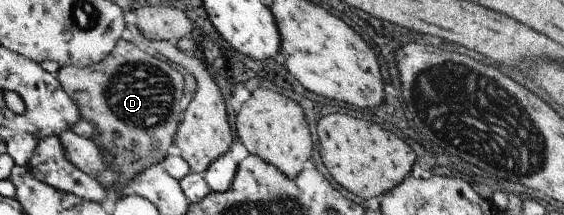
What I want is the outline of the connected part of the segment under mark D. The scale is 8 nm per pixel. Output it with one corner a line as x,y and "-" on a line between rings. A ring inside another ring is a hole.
118,38
112,51
98,63
86,67
62,66
56,71
56,81
62,87
62,91
72,99
76,105
80,120
87,121
93,127
91,140
97,143
95,137
100,135
100,141
108,145
108,135
113,135
121,147
121,154
118,158
117,168
110,166
116,173
120,173
120,179
116,183
114,194
120,197
116,191
118,187
124,187
126,183
133,178
136,173
142,169
150,167
152,164
160,164
160,161
166,156
166,149
173,141
174,133
182,121
182,113
178,101
183,94
182,75
174,71
168,63
146,55
144,51
135,44

